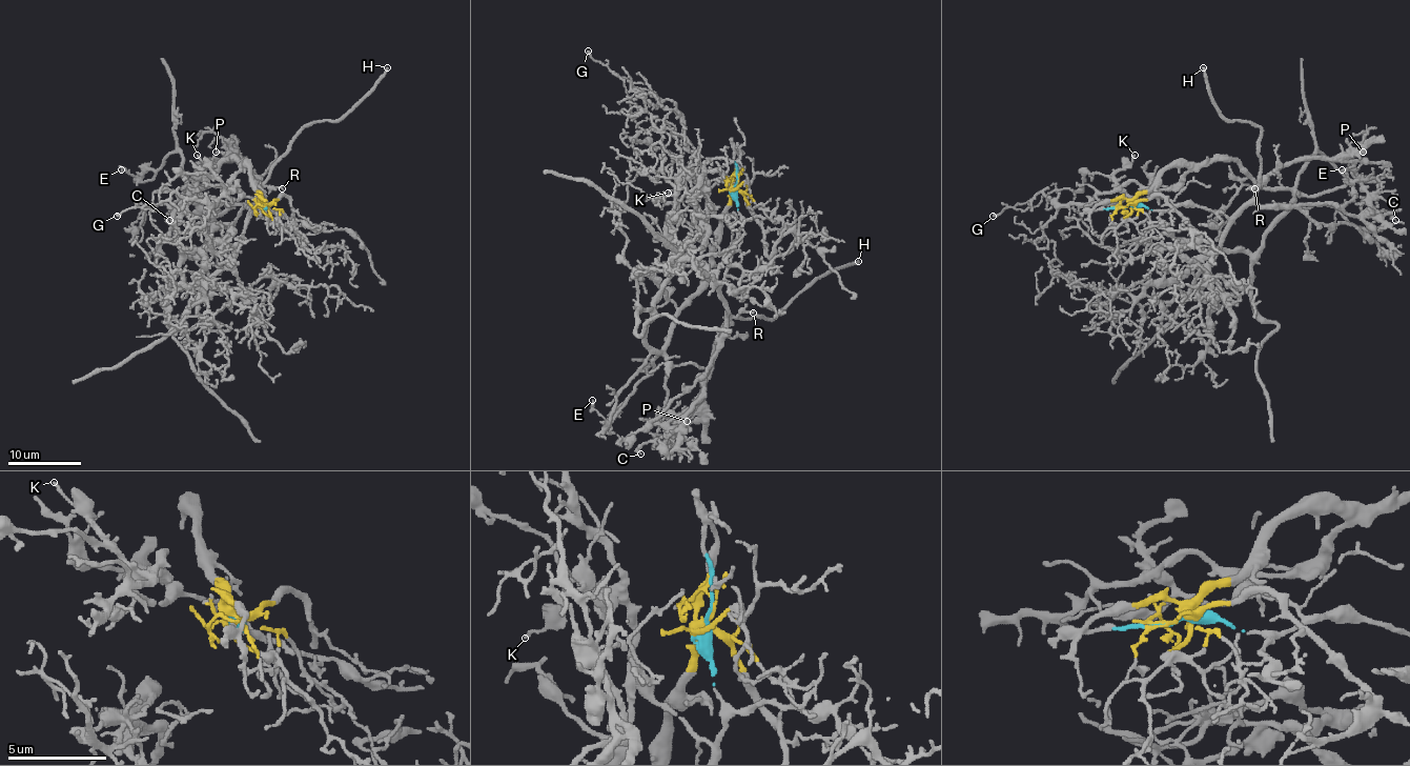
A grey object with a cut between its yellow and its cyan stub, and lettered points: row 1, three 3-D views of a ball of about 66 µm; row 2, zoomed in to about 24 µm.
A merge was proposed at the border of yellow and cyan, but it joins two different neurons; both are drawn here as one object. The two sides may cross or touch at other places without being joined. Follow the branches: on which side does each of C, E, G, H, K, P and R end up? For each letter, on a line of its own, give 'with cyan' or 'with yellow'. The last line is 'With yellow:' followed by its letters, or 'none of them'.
C: with cyan
E: with yellow
G: with yellow
H: with cyan
K: with cyan
P: with cyan
R: with cyan
With yellow: E, G

